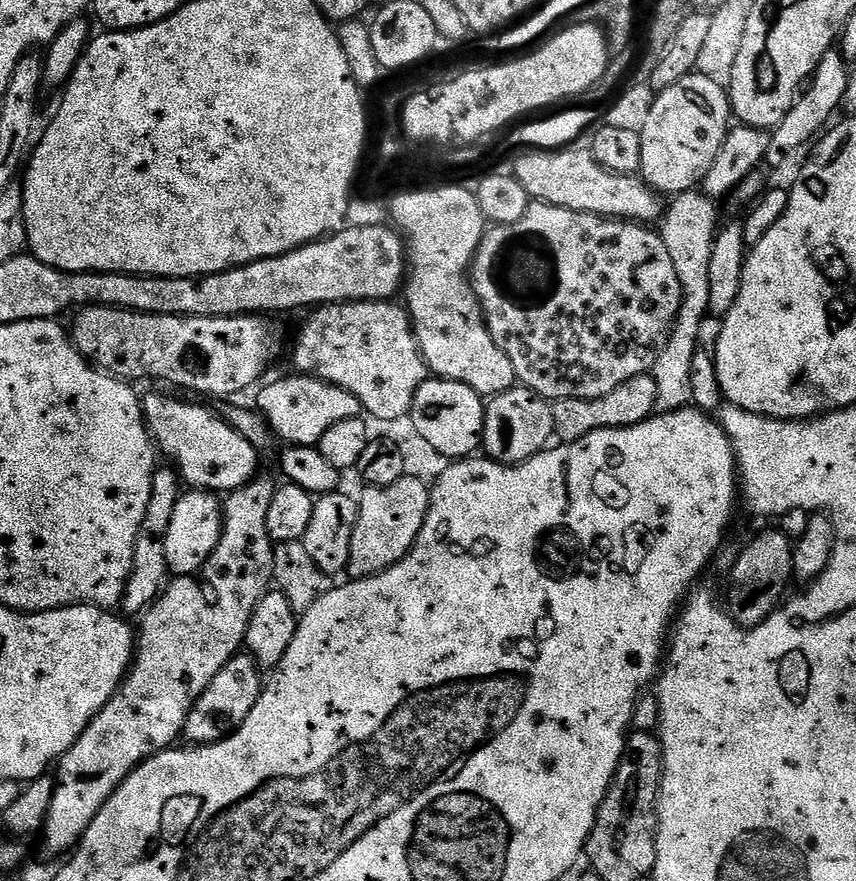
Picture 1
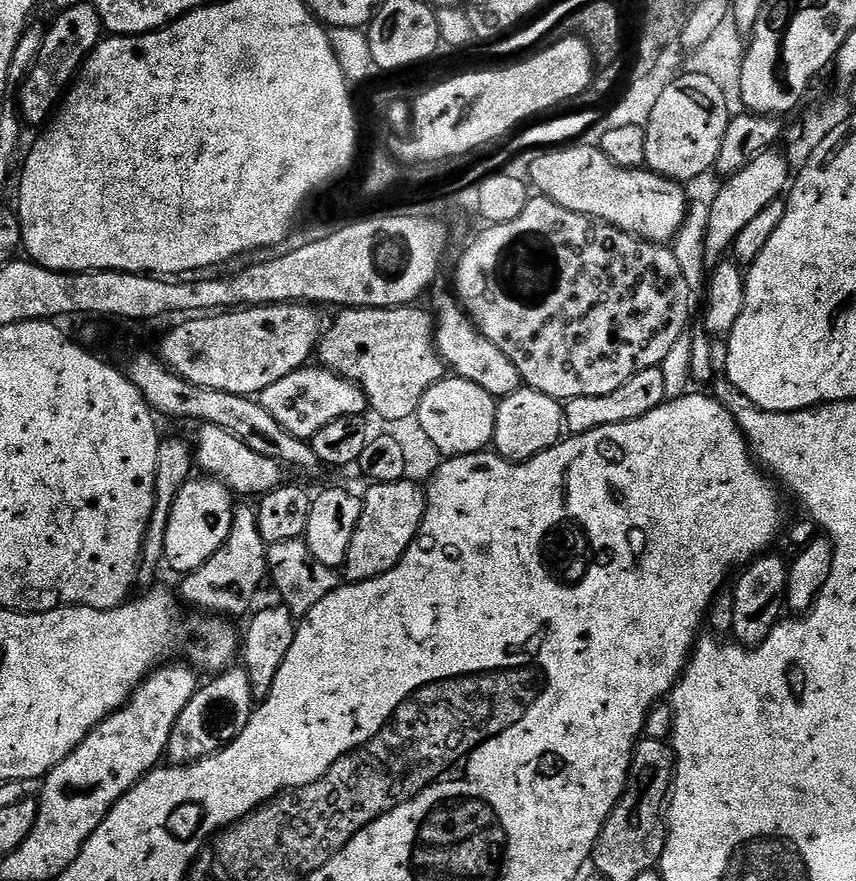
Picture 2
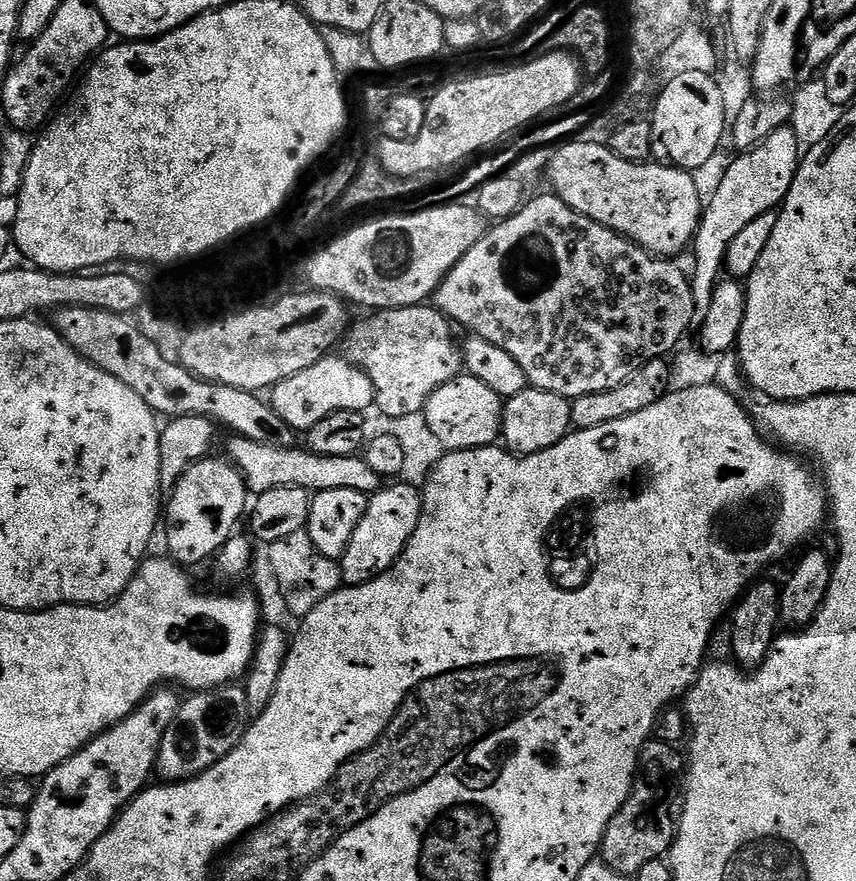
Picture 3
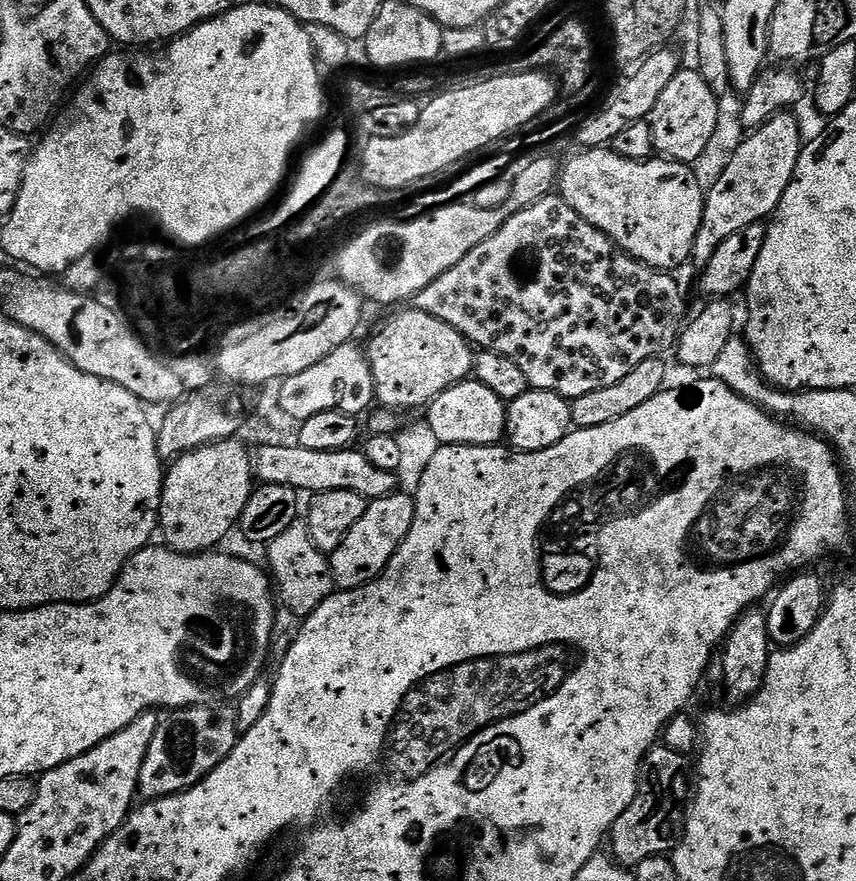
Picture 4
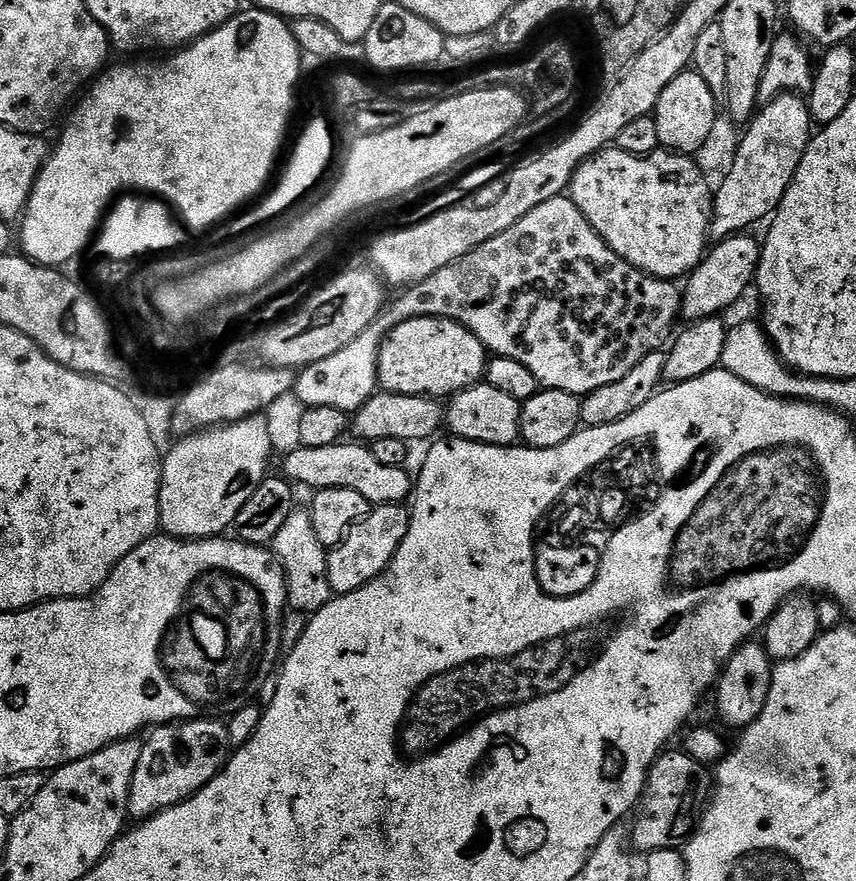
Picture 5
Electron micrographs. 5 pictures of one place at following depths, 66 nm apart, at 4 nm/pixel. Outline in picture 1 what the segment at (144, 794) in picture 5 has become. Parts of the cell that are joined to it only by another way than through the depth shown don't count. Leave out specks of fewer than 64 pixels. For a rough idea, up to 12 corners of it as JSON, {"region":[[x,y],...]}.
{"region":[[233,656],[186,718],[183,739],[216,744],[260,697],[262,671]]}

